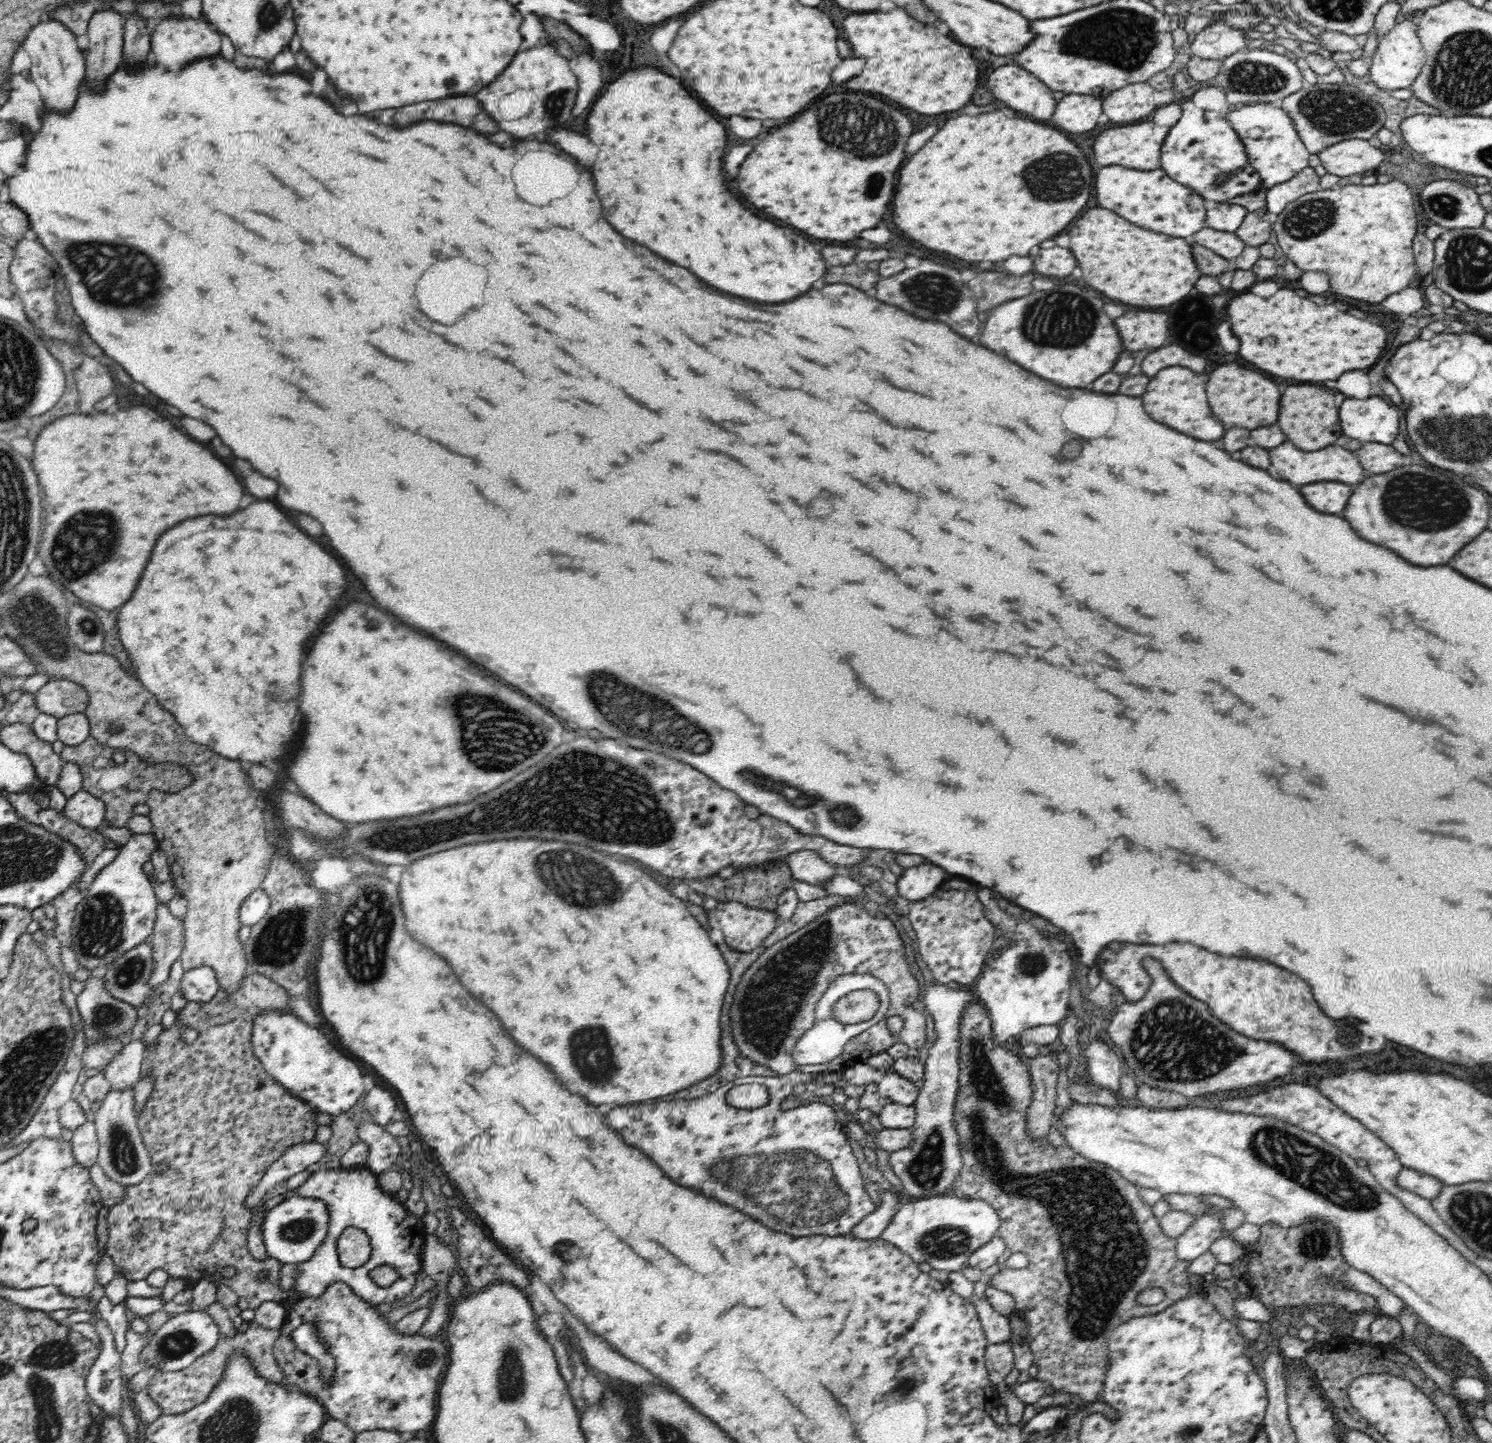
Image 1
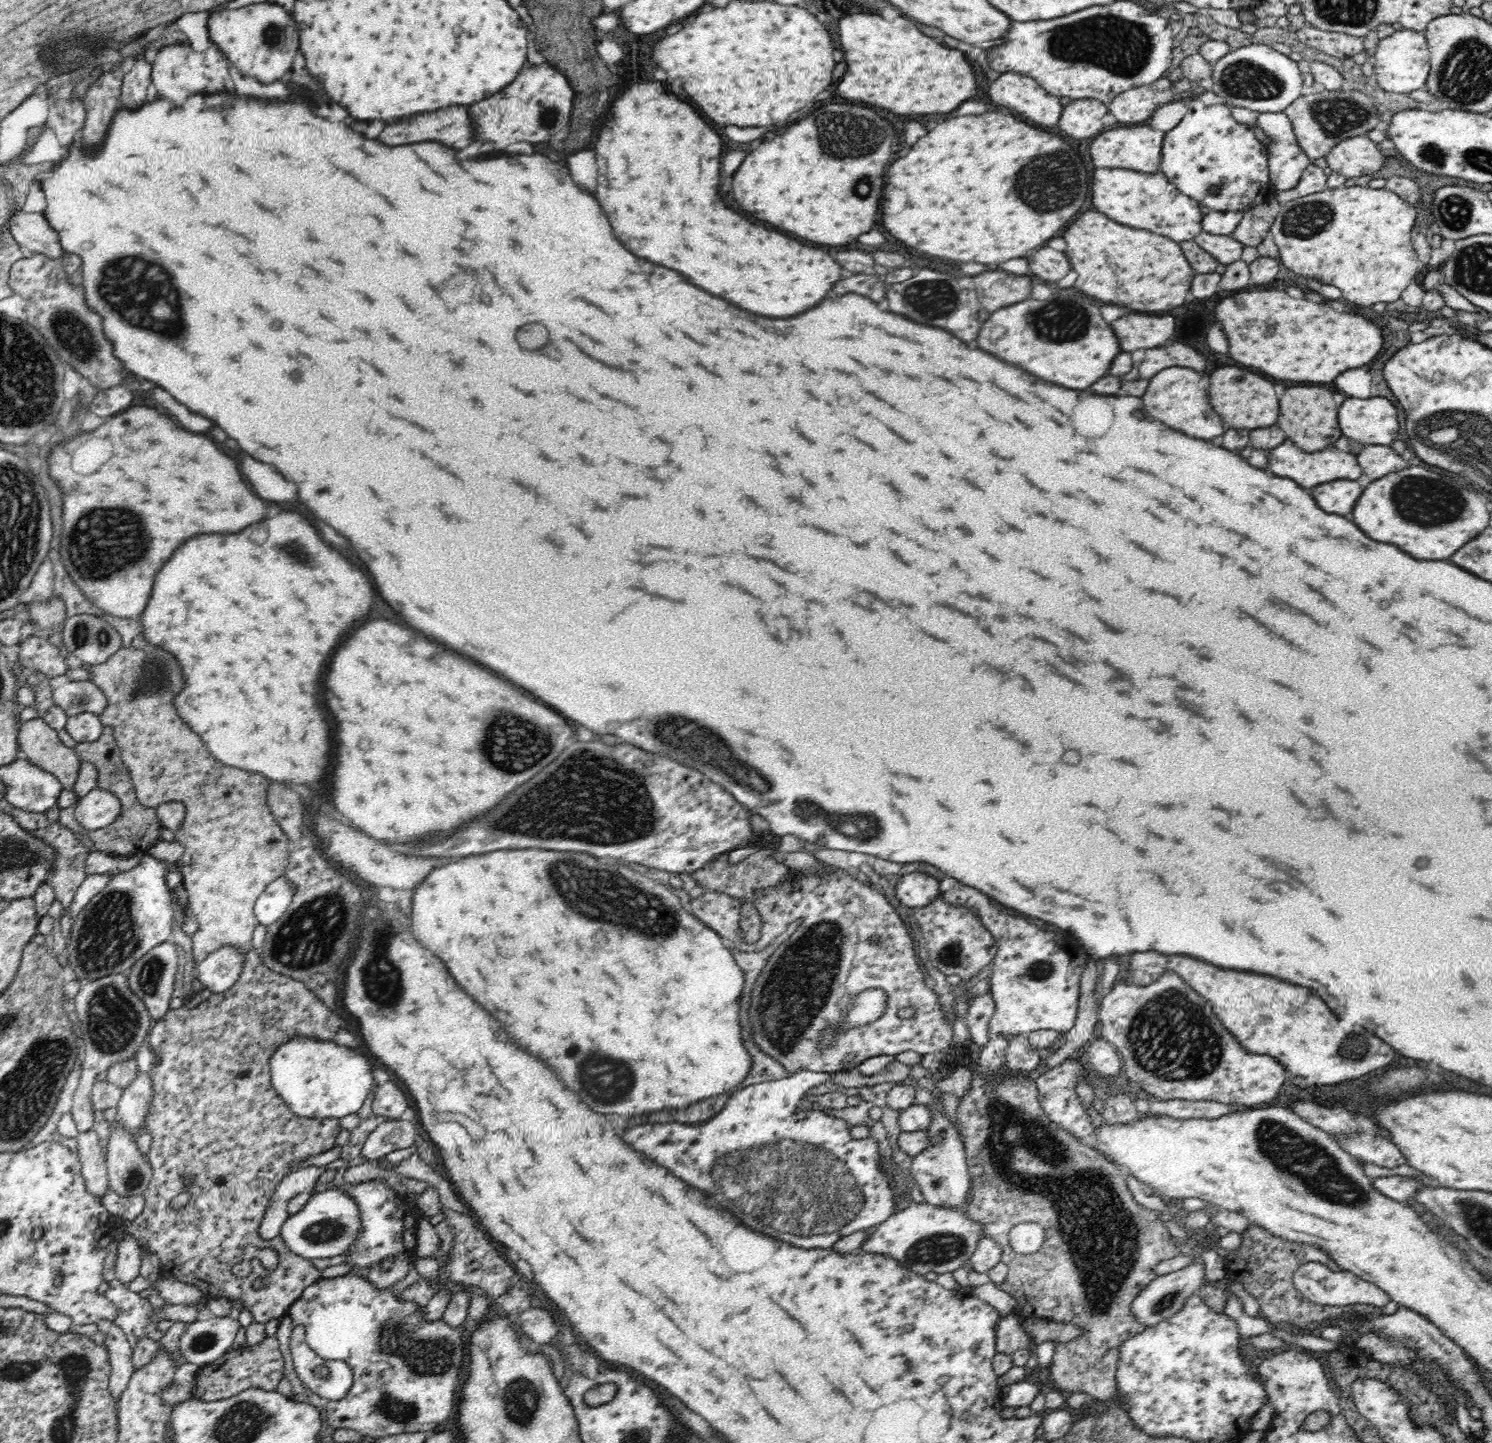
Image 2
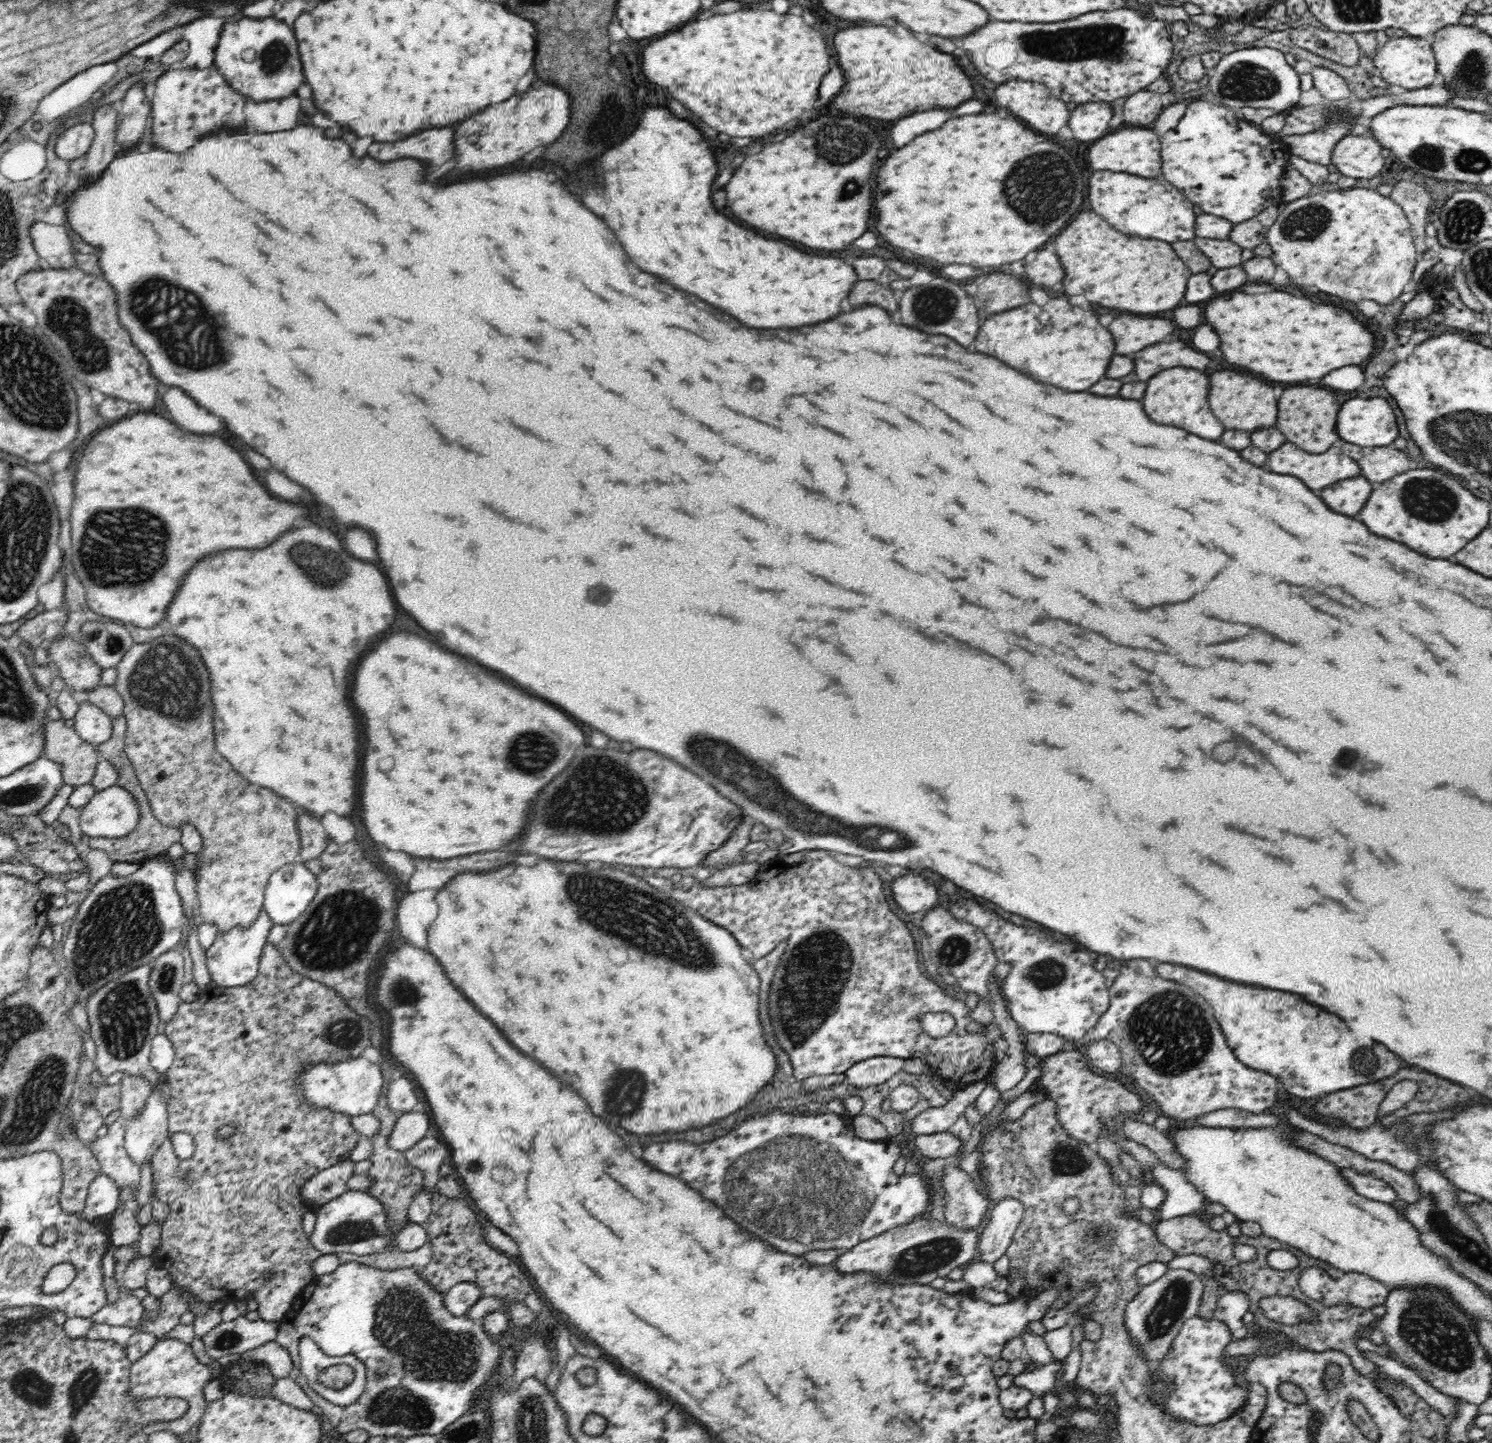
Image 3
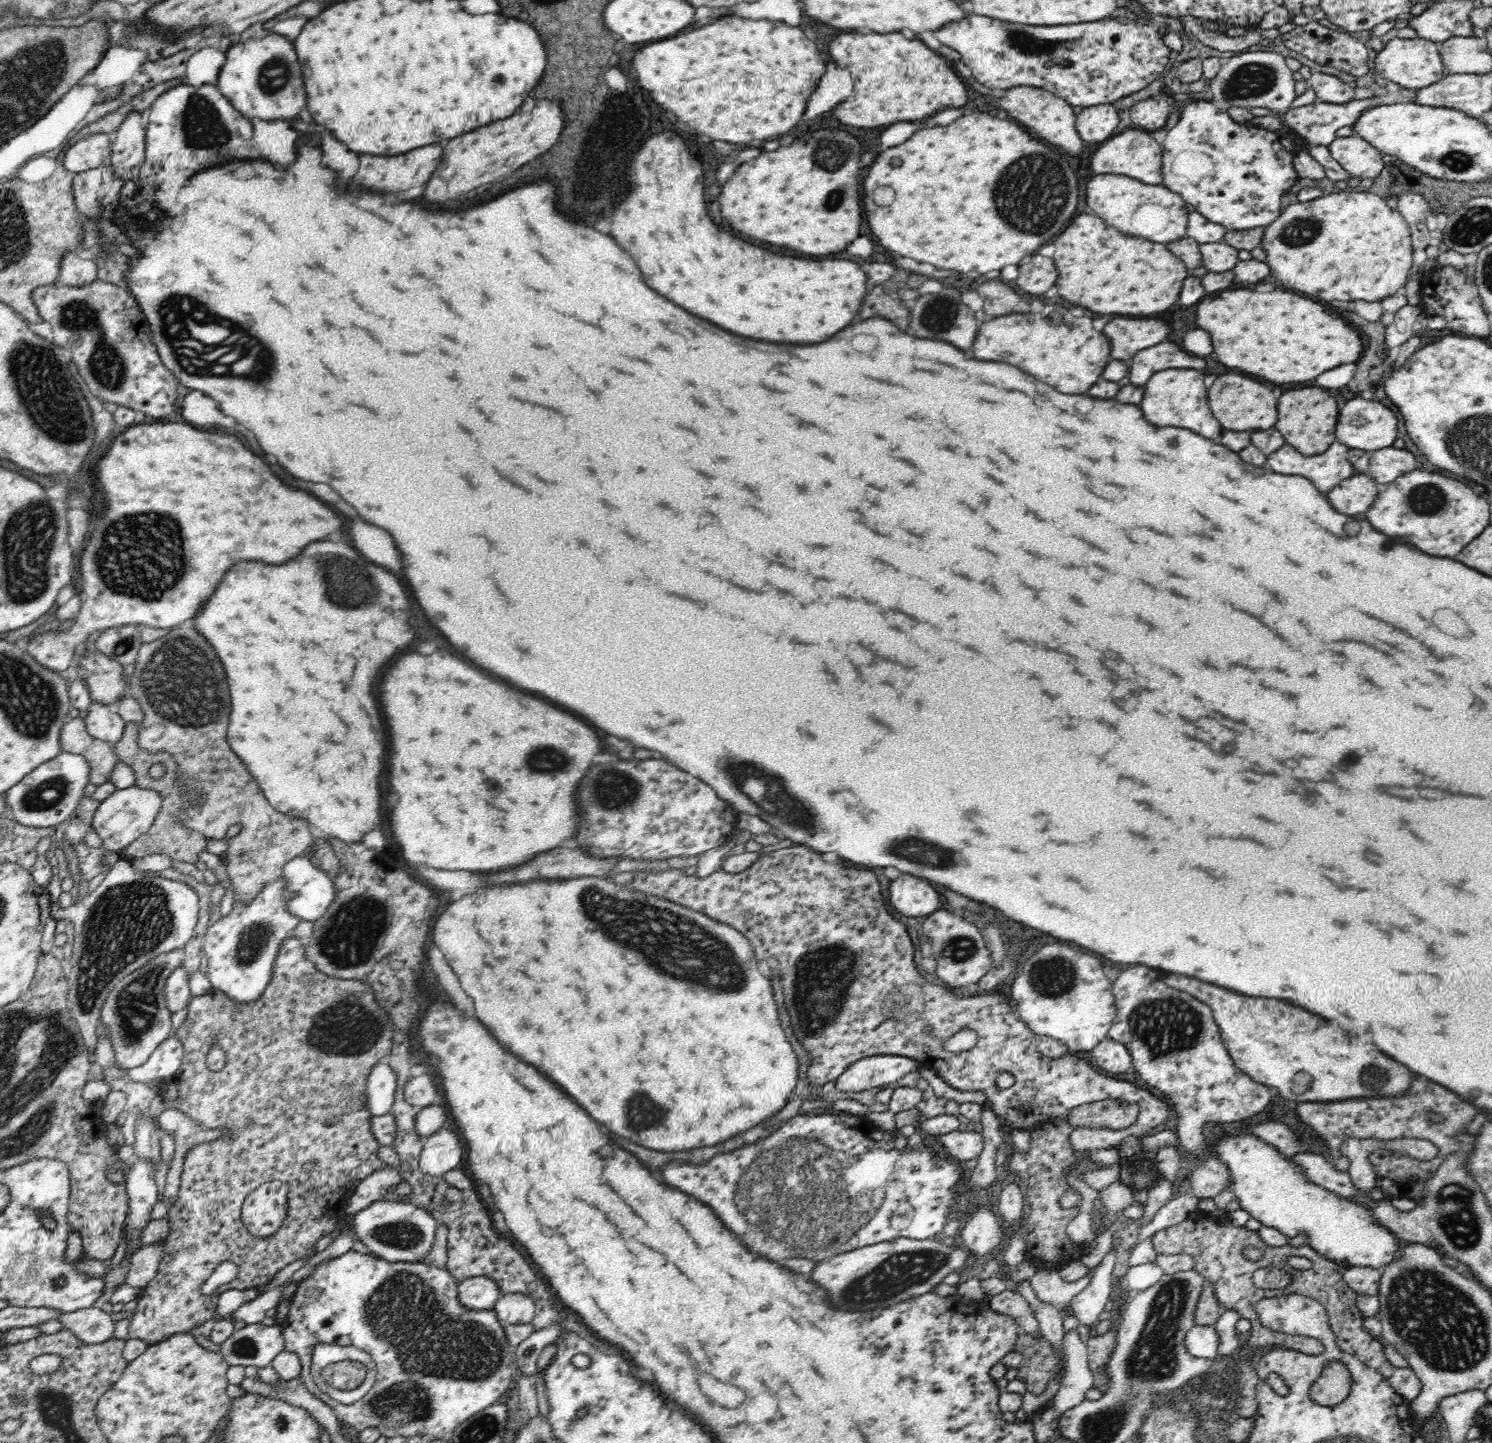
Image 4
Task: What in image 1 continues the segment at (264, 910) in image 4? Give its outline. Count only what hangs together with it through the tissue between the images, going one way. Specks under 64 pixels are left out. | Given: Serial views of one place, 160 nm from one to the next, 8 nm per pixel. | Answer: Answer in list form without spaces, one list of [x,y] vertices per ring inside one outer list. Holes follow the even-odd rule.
[[[206,966],[185,971],[179,980],[178,991],[186,1003],[207,1003],[219,991],[216,973]]]

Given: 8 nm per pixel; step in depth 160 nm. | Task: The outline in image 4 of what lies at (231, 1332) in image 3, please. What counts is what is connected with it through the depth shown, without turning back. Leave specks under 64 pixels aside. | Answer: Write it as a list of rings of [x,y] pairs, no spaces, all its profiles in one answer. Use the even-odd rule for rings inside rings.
[[[261,1323],[246,1324],[243,1328],[234,1330],[231,1336],[228,1336],[220,1344],[218,1353],[224,1357],[224,1360],[232,1366],[255,1366],[264,1368],[270,1366],[272,1358],[284,1350],[284,1338],[281,1325],[263,1326]]]

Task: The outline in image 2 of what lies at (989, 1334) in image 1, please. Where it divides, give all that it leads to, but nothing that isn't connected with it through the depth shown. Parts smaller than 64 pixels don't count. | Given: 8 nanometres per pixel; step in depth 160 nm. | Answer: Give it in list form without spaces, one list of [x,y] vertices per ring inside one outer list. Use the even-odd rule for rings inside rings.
[[[1016,1311],[1000,1316],[995,1327],[997,1352],[1012,1354],[1014,1350],[1029,1344],[1029,1338],[1021,1328],[1020,1320]]]

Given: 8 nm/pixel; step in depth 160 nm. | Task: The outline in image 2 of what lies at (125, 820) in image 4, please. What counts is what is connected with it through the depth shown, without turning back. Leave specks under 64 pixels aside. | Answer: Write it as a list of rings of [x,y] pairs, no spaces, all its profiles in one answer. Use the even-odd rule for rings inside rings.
[[[101,788],[93,789],[75,804],[74,819],[87,831],[104,828],[121,814],[120,800]]]

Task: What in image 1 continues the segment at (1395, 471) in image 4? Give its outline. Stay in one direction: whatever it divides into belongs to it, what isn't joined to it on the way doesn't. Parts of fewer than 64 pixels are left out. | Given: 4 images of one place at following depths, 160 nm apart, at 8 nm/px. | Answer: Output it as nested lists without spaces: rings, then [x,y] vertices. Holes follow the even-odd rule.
[[[1364,444],[1358,450],[1358,460],[1364,466],[1364,470],[1372,474],[1382,474],[1382,472],[1390,472],[1392,468],[1412,464],[1410,455],[1402,455],[1396,452],[1396,448],[1386,444]]]

